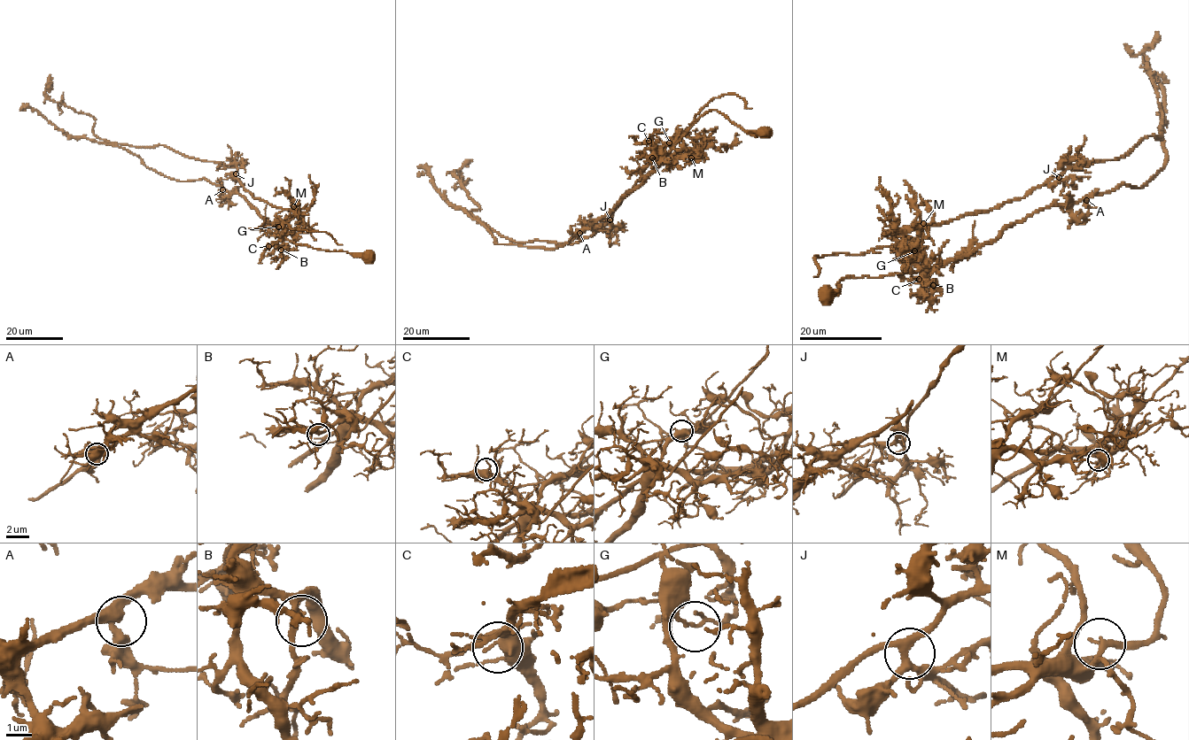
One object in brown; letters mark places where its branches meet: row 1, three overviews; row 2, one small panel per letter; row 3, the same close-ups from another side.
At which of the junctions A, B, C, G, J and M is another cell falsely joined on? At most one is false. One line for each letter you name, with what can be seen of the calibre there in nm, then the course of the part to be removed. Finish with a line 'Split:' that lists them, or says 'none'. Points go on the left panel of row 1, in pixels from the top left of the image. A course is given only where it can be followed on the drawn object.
G: 120 nm | (278, 227), (283, 209), (254, 198), (236, 166), (98, 137), (95, 119), (45, 94), (50, 83)
Split: G

